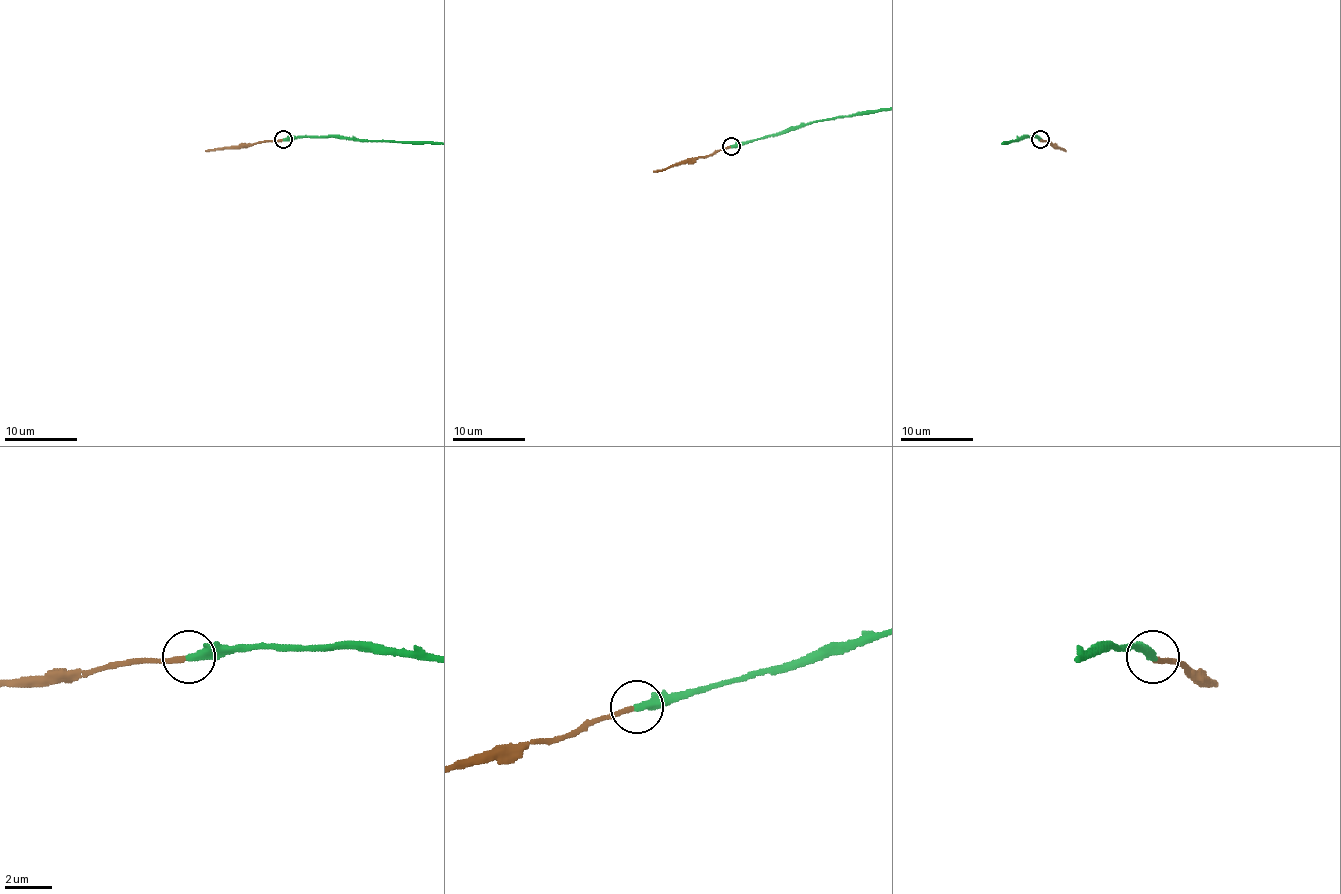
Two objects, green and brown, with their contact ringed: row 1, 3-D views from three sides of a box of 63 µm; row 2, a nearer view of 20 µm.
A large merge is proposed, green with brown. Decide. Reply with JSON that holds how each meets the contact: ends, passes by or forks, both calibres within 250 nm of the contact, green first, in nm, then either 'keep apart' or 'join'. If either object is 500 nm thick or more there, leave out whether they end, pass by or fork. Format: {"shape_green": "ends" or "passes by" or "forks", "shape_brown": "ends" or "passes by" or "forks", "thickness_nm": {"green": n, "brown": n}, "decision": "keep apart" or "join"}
{"shape_green": "ends", "shape_brown": "ends", "thickness_nm": {"green": 360, "brown": 220}, "decision": "join"}

